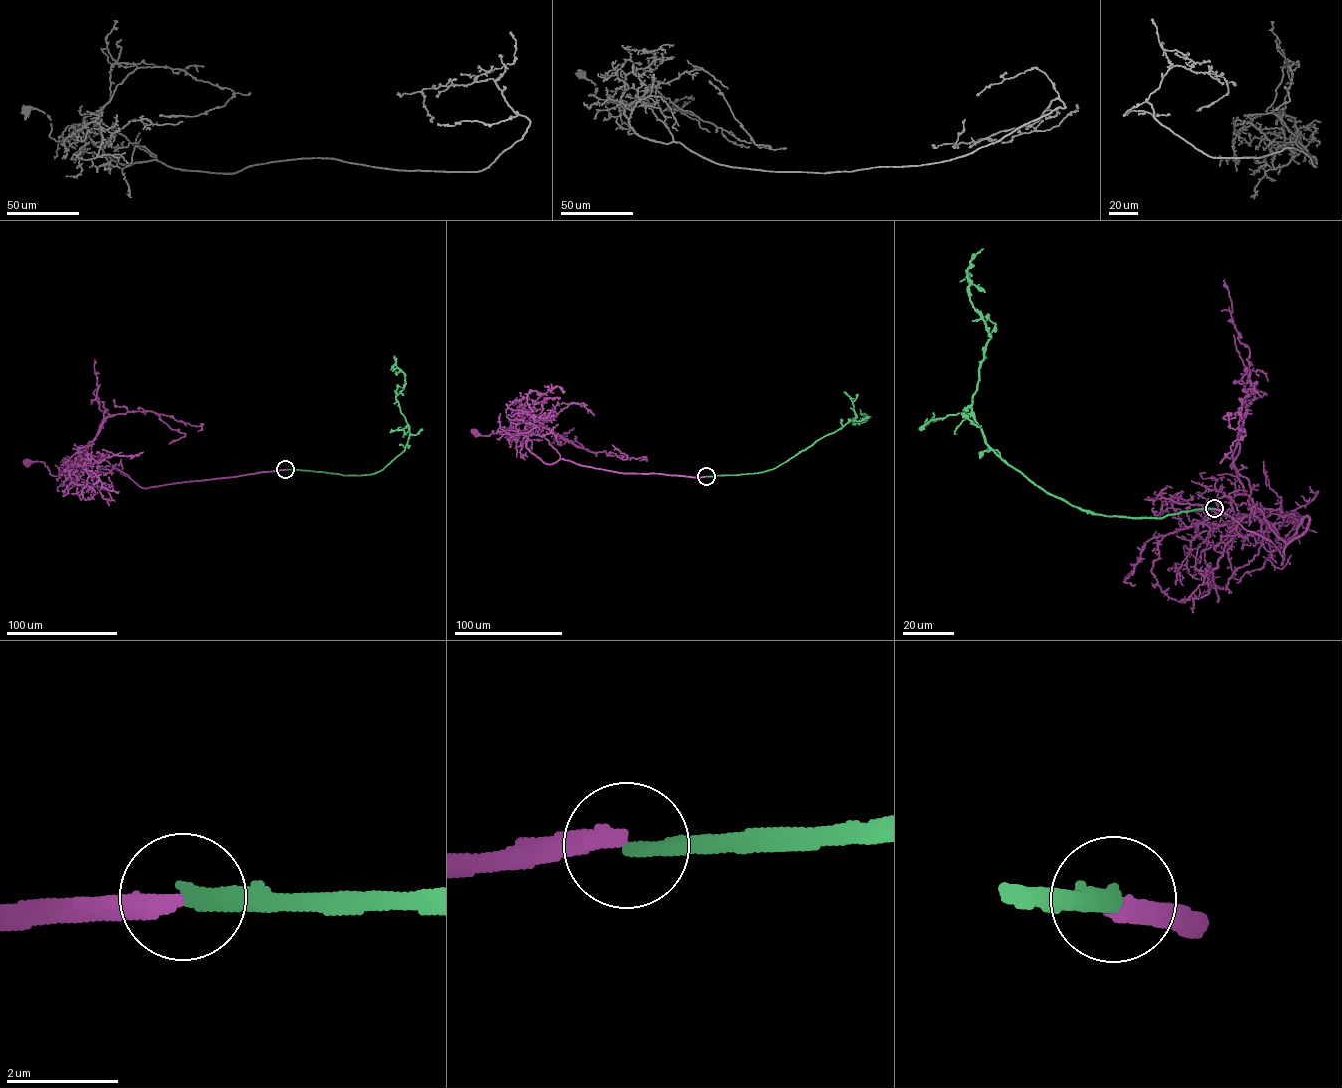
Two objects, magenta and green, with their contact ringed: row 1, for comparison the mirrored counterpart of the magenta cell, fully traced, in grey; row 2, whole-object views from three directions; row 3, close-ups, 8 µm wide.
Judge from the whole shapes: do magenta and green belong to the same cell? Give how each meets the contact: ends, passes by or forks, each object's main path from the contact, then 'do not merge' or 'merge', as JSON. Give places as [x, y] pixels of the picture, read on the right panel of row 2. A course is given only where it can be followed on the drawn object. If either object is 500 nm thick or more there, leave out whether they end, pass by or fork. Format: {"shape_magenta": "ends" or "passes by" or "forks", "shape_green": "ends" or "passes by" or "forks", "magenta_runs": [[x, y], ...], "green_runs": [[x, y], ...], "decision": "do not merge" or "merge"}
{"shape_magenta": "ends", "shape_green": "ends", "magenta_runs": [[1214, 509], [1271, 540], [1283, 564], [1308, 517], [1289, 540], [1261, 523], [1279, 546], [1276, 530], [1293, 517]], "green_runs": [[1214, 509], [1096, 514], [1047, 492], [986, 443], [971, 405], [991, 337], [967, 276], [983, 249]], "decision": "do not merge"}

